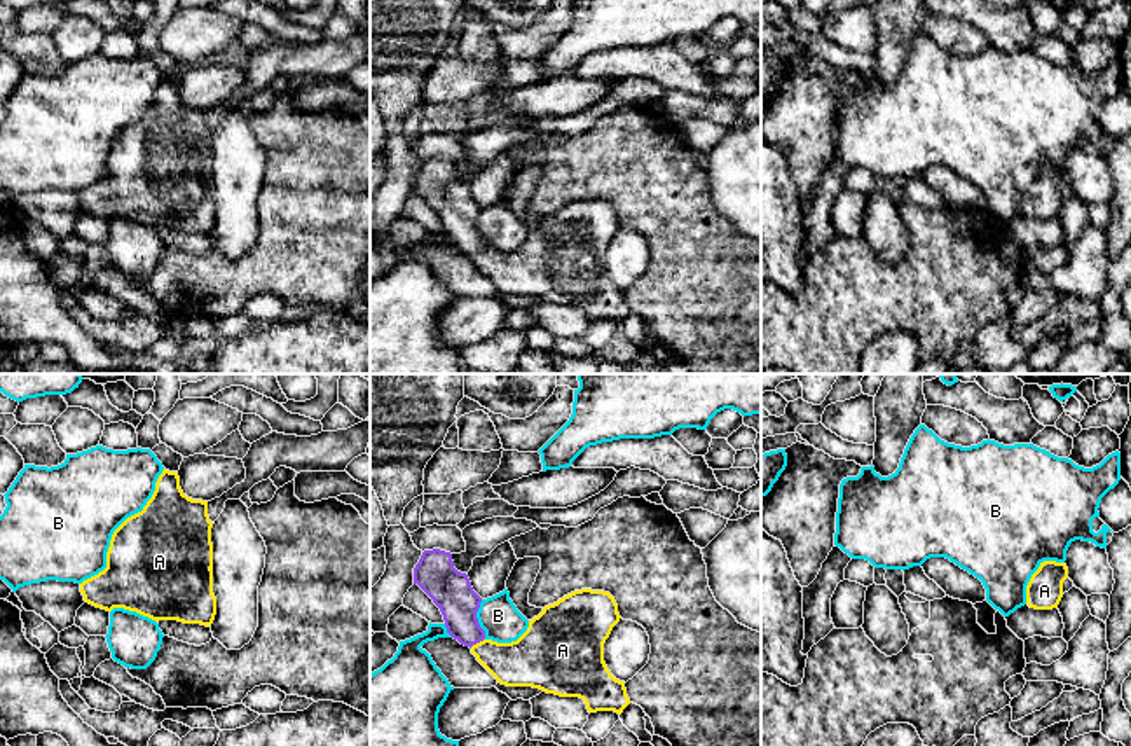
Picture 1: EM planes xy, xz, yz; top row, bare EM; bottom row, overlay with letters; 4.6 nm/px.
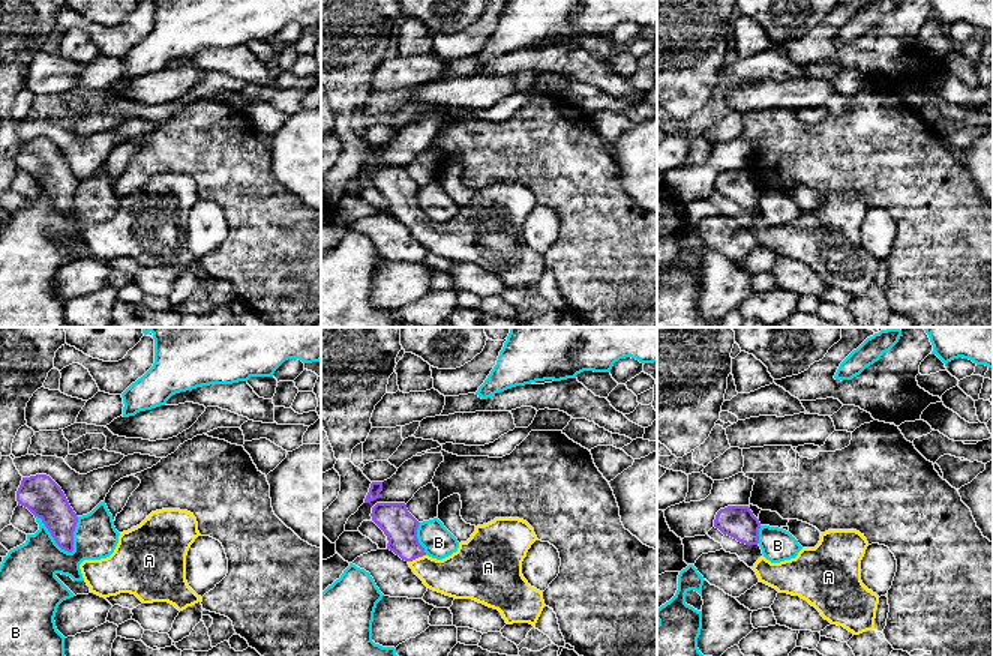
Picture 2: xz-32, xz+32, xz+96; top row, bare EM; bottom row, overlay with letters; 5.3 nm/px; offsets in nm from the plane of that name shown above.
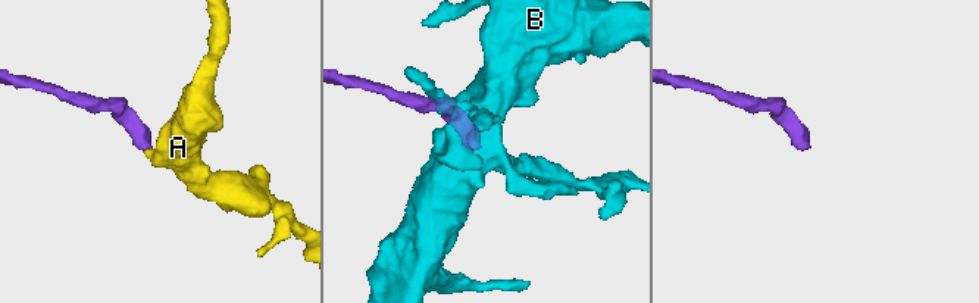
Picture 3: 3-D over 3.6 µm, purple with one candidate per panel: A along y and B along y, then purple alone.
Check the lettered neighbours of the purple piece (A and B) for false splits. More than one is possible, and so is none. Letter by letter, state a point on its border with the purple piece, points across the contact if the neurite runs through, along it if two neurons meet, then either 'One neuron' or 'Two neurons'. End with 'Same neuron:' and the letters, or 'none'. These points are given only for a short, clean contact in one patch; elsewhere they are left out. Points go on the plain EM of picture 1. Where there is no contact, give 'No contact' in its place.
A: Touches purple at xz (477, 250). Path across: xz (454, 205), (461, 233), (477, 250), (494, 266), (526, 271). One neuron
B: Touches purple at xz (477, 227). Two neurons
Same neuron: A

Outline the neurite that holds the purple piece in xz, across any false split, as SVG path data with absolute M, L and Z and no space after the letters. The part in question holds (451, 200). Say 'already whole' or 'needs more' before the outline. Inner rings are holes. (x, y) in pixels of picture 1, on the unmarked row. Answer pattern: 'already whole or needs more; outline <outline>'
needs more; outline M433 157L424 159L414 176L417 192L440 217L447 241L461 253L470 255L476 269L506 295L532 295L560 306L579 306L588 321L614 320L618 323L630 313L625 290L616 288L604 271L604 252L620 231L618 213L609 201L574 199L529 229L527 239L511 252L485 246L476 220L482 206L473 199L466 182L454 176L452 162Z

